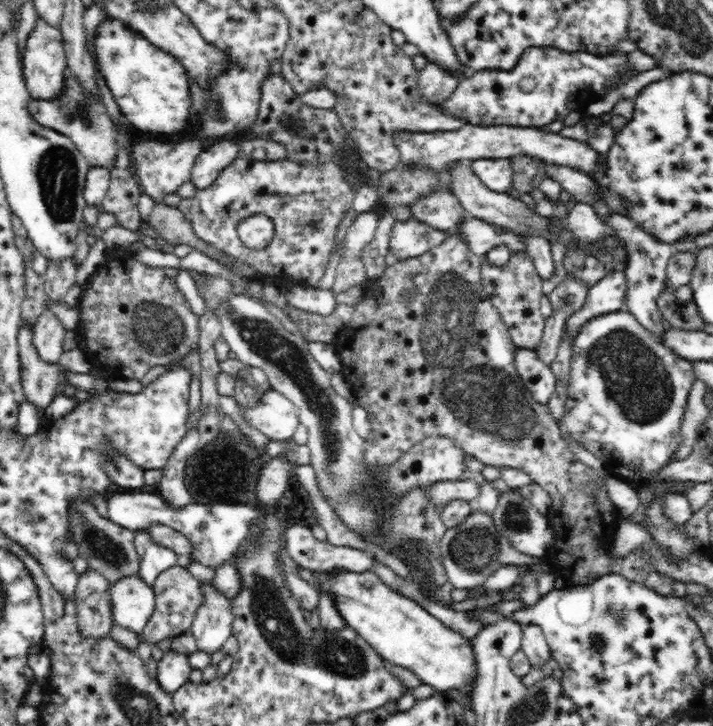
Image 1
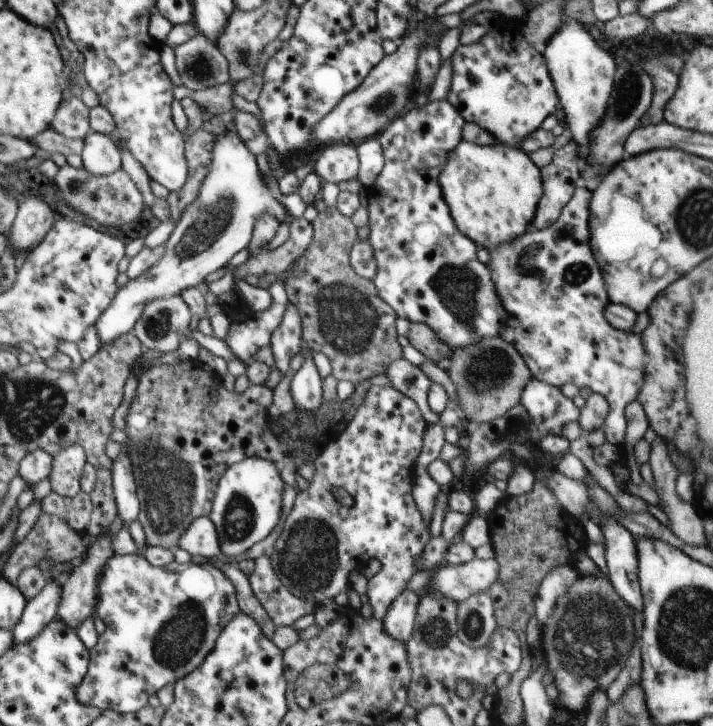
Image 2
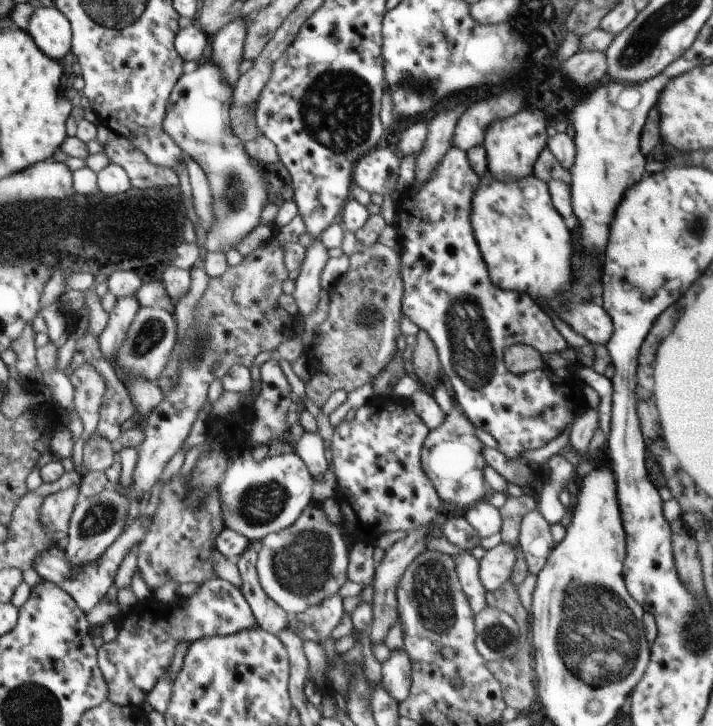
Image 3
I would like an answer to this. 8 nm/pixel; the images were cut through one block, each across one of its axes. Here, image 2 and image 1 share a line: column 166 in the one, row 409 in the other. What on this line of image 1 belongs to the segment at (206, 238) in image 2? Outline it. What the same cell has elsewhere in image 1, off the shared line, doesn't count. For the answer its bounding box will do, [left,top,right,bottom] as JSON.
[242,389,300,442]

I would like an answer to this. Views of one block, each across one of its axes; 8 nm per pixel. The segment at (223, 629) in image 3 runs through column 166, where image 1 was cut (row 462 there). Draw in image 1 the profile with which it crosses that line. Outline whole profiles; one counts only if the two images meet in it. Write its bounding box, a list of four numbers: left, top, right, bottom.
[563,309,696,491]

